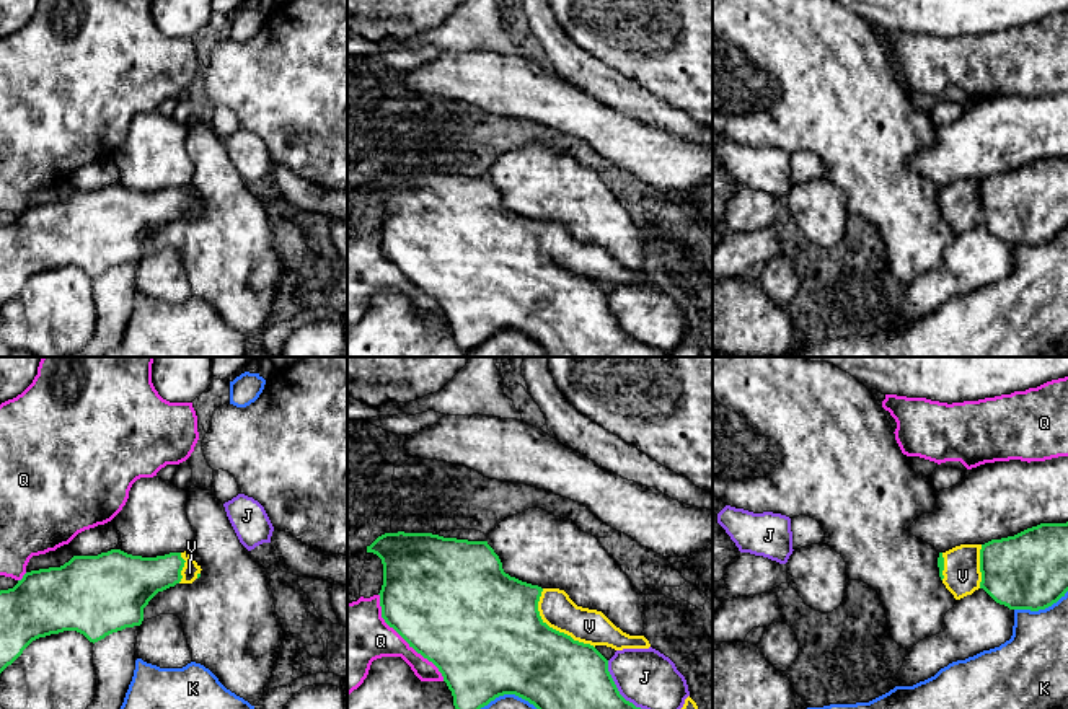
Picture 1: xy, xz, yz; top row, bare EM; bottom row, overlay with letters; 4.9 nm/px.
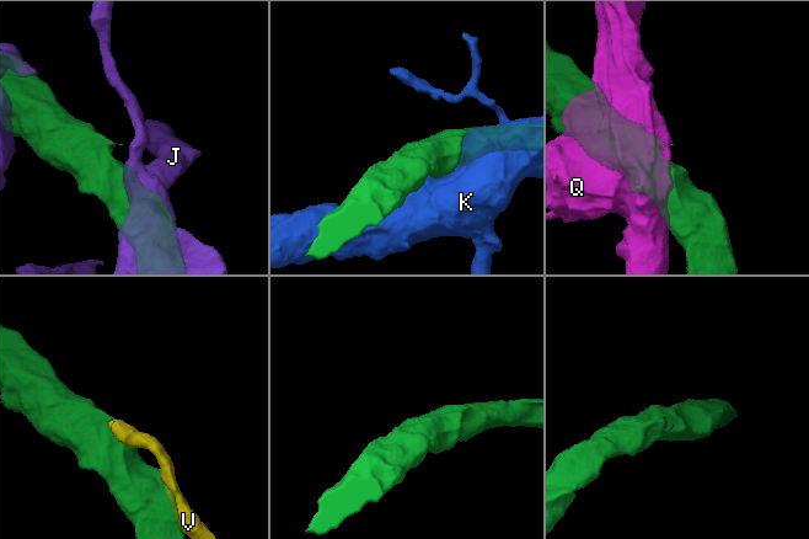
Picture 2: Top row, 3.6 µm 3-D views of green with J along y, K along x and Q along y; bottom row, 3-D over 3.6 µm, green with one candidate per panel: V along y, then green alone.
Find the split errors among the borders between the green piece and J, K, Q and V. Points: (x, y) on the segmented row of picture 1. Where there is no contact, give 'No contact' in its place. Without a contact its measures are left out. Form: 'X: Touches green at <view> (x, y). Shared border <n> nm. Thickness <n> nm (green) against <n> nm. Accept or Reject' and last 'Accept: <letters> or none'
J: Touches green at xz (617, 688). Shared border 300 nm. Thickness 340 nm (green) against 280 nm. Reject
K: Touches green at yz (1041, 608). Shared border 280 nm. Thickness 380 nm (green) against 320 nm. Reject
Q: Touches green at xz (403, 638). Shared border 550 nm. Thickness 500 nm (green) against 320 nm. Reject
V: Touches green at xz (551, 628). Shared border 400 nm. Thickness 460 nm (green) against 170 nm. Accept
Accept: V

